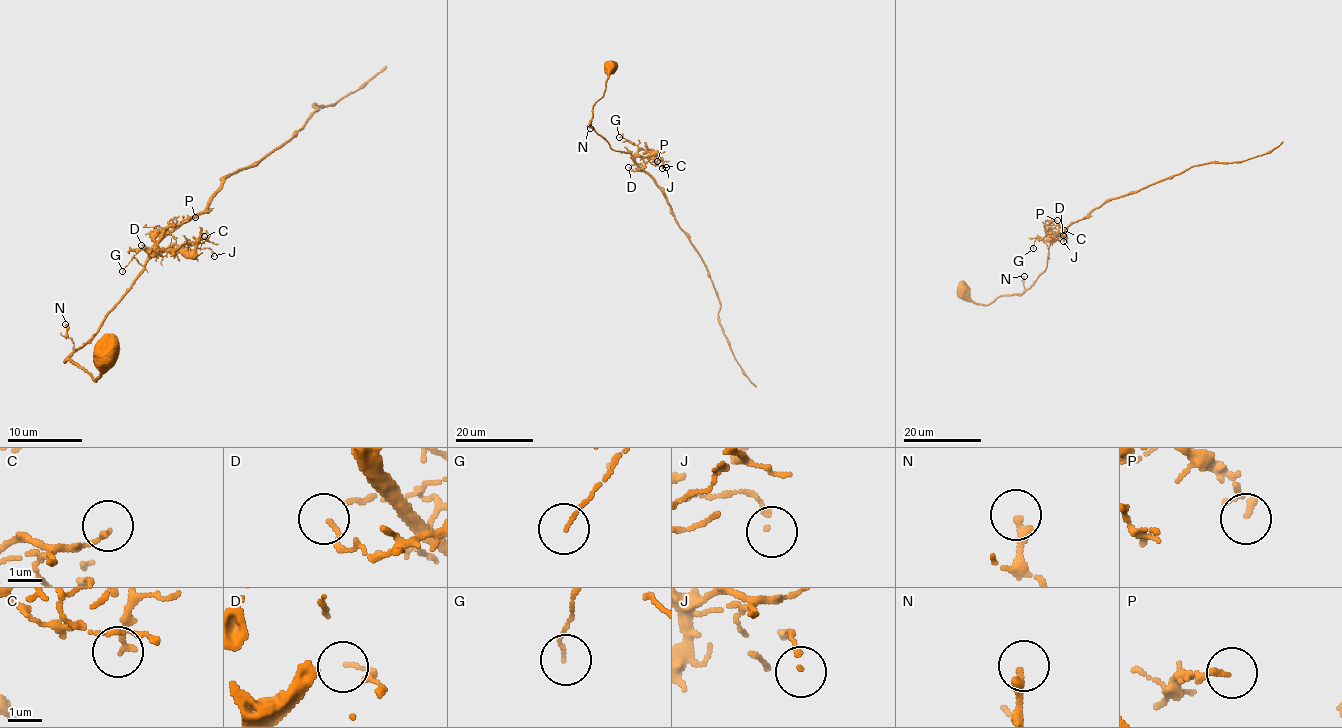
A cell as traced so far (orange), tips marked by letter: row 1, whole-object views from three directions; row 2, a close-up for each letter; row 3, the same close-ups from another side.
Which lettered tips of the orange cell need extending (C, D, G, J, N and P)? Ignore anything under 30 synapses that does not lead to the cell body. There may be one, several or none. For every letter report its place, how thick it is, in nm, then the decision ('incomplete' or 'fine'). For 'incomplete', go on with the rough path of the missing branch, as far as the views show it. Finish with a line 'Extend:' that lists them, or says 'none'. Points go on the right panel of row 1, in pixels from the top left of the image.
C: place (1064, 230); calibre 140 nm; fine
D: place (1063, 235); calibre 110 nm; fine
G: place (1033, 248); calibre 70 nm; fine
J: place (1063, 241); calibre 110 nm; fine
N: place (1024, 276); calibre 240 nm; fine
P: place (1057, 220); calibre 110 nm; fine
Extend: none

